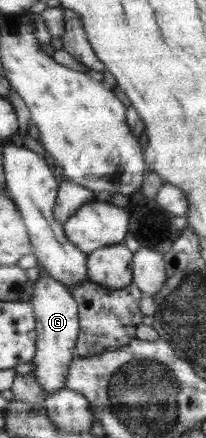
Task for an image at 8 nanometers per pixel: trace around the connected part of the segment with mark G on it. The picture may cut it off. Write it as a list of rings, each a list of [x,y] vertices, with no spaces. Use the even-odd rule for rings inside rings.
[[[39,266],[40,276],[34,284],[34,294],[32,294],[32,307],[36,316],[36,353],[32,362],[35,364],[32,374],[36,376],[36,382],[44,388],[46,397],[52,393],[62,390],[64,380],[68,374],[70,360],[76,355],[77,337],[79,334],[79,315],[77,303],[70,289],[63,283],[56,281],[44,266]]]

